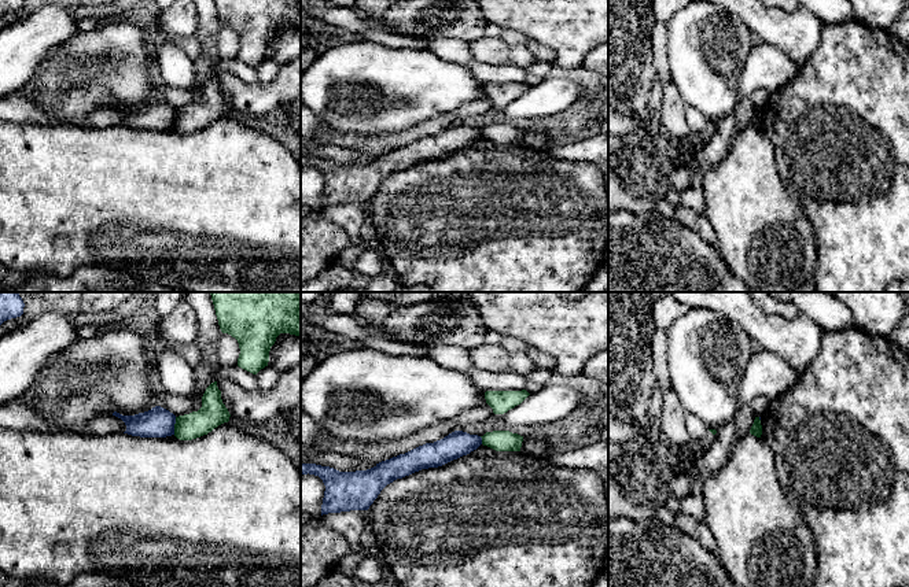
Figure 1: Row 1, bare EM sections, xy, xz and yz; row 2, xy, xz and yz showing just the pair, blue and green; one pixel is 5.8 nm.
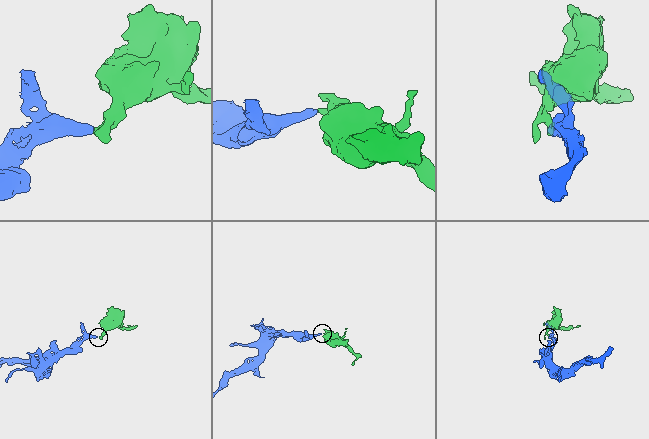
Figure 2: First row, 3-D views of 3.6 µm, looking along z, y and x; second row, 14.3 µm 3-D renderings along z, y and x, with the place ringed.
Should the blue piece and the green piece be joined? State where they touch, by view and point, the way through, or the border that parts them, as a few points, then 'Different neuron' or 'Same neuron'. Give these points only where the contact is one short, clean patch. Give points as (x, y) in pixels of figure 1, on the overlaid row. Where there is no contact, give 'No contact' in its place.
Touches blue at xy (173, 425). Boundary: xy (176, 417), (173, 434). Different neuron

